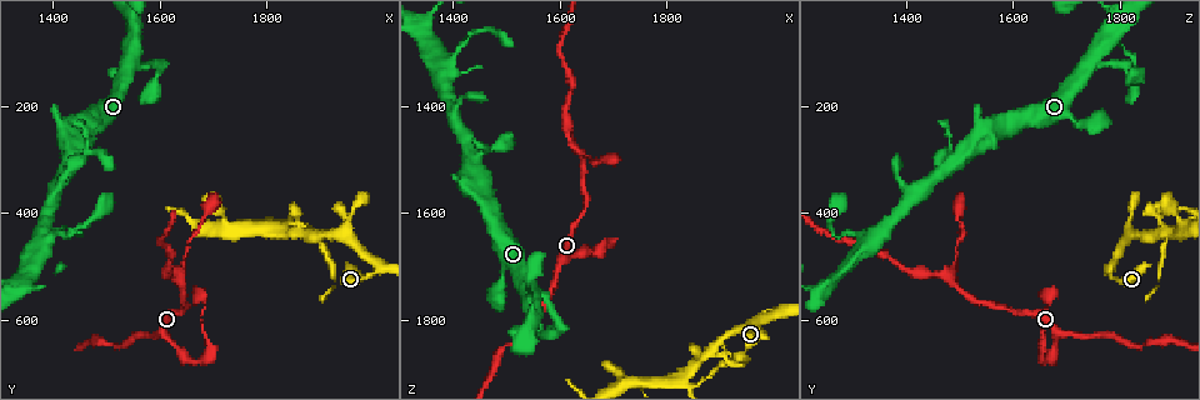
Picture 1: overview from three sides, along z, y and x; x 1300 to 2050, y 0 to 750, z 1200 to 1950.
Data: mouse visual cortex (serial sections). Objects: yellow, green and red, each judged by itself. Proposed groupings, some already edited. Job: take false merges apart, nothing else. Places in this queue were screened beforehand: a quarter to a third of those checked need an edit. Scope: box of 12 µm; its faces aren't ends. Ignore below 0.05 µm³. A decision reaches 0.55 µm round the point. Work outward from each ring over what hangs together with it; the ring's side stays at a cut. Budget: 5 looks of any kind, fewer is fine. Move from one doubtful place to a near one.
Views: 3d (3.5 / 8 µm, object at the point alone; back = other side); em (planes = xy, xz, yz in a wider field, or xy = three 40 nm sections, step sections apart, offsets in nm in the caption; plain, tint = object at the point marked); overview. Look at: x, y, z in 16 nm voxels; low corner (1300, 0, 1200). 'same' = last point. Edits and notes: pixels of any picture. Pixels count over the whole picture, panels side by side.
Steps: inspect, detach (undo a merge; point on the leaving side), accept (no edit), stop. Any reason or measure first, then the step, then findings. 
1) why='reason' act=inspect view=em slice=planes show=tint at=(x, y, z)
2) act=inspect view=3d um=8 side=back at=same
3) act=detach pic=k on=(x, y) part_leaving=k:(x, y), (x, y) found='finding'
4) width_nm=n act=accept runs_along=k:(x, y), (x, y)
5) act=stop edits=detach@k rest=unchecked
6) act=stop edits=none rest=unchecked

why='a narrow waist' act=inspect view=3d um=8 at=(2010, 510, 1780)

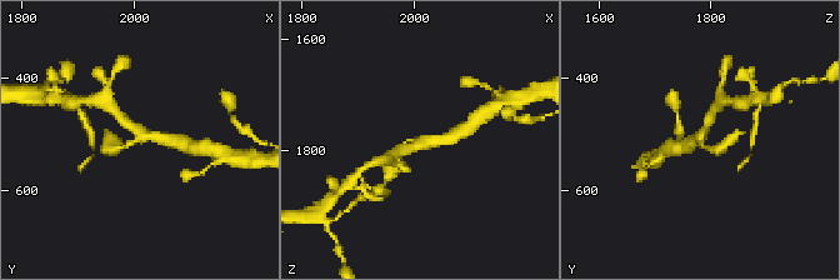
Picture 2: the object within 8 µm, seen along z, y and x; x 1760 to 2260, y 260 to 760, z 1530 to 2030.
act=inspect view=3d um=3.5 side=back at=(2005, 510, 1780)

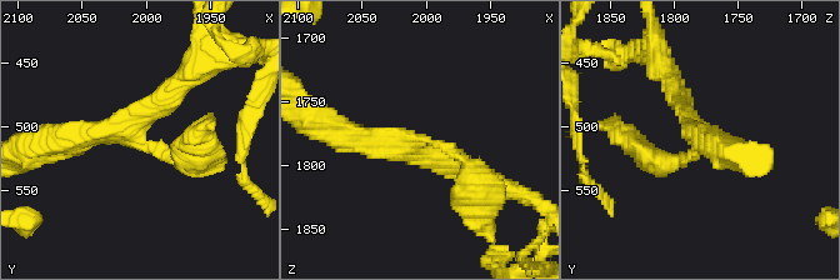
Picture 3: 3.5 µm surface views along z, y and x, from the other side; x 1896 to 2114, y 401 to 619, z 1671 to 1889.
arms=3 arm_widths_nm=150,250,300 why='need the tissue' act=inspect view=em slice=xy step=1 show=tint at=(2008, 504, 1782)

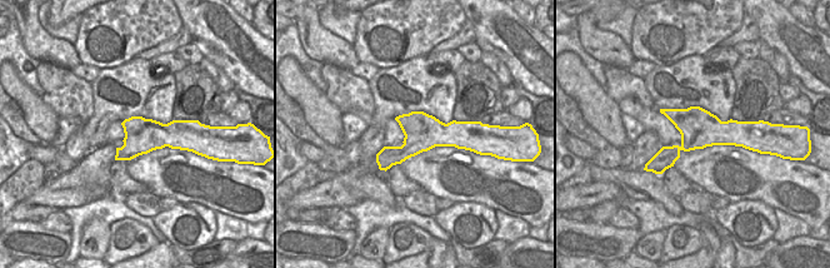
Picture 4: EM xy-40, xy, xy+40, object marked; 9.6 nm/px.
act=accept runs_along=4:(749, 128), (698, 133), (650, 164) found='one cell here'

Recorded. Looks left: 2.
why='narrows sharply' act=inspect view=3d um=3.5 at=(1720, 410, 1915)

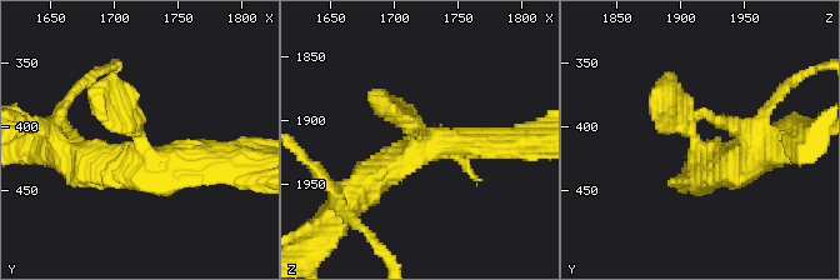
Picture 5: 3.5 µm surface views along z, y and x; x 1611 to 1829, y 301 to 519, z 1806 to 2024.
why='need the tissue' act=inspect view=em slice=planes show=tint at=(1718, 406, 1908)

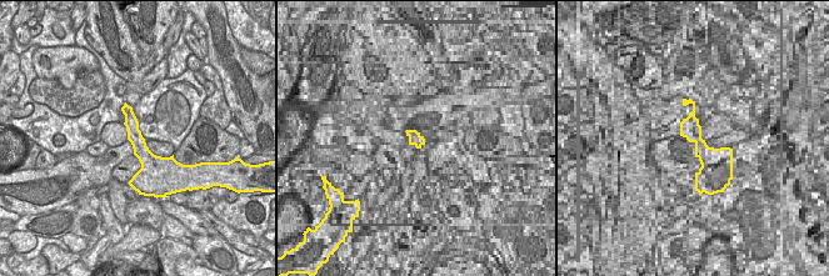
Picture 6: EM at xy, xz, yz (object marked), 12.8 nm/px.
act=accept runs_along=6:(125, 109), (145, 156), (140, 180) found='one cell here'

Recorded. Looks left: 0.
act=stop edits=none rest=unchecked

